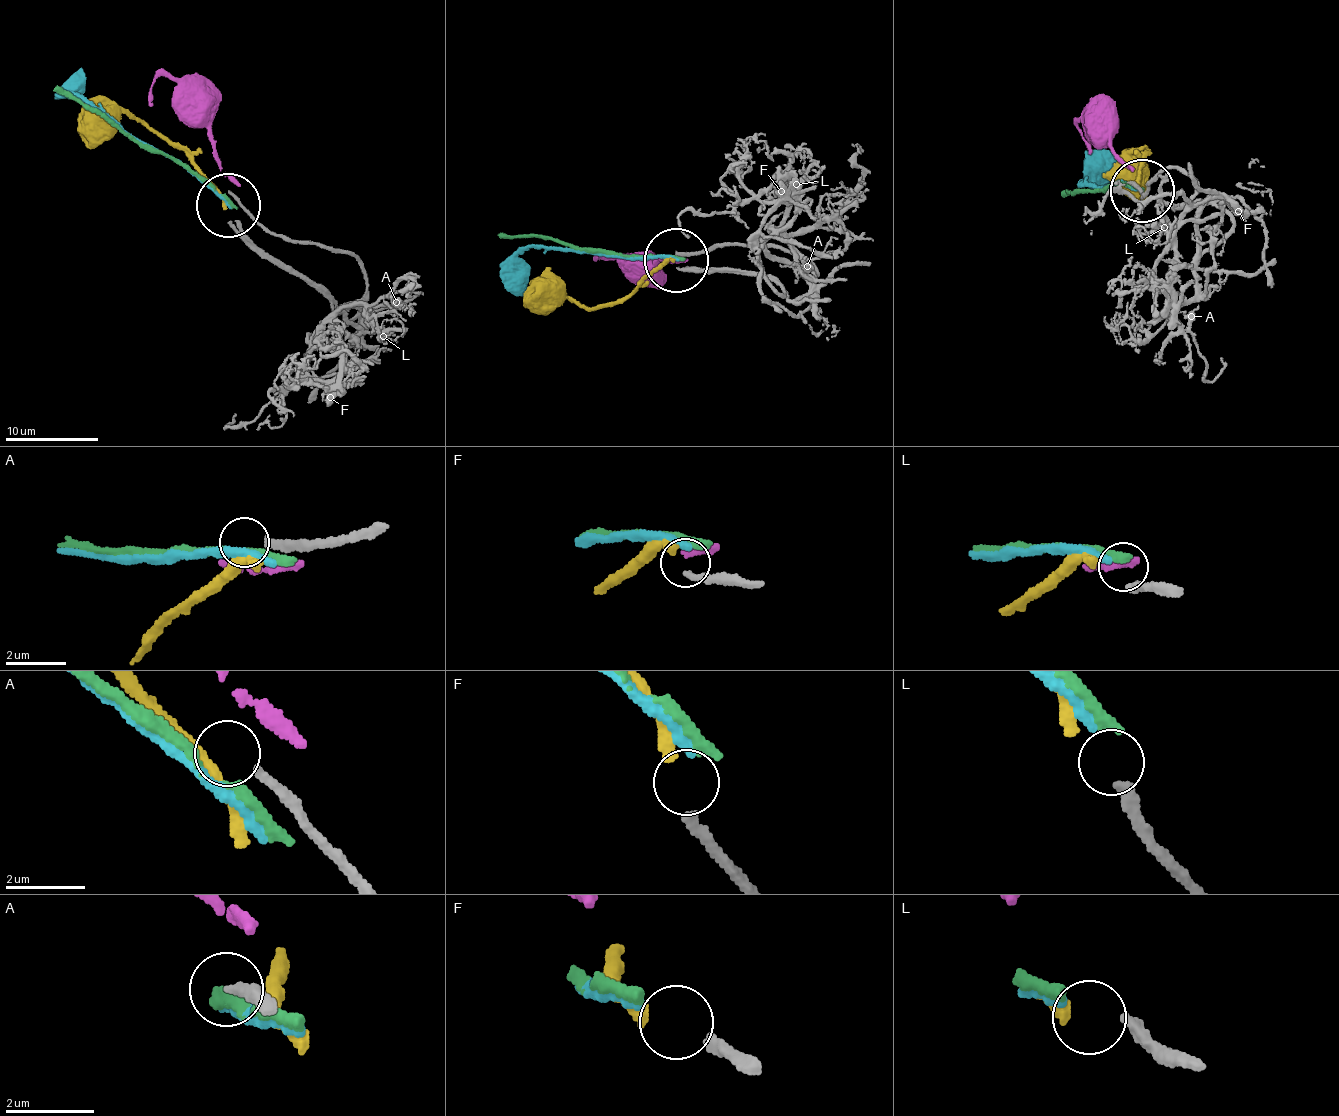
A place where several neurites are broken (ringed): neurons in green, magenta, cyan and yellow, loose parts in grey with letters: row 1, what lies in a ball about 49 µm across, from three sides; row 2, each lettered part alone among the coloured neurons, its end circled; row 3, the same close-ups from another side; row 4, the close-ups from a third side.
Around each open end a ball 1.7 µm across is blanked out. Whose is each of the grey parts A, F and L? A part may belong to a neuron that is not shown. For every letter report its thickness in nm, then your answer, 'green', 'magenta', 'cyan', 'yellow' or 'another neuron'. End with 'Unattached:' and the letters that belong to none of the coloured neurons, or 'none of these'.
A: 260 nm thick; another neuron
F: 240 nm thick; yellow
L: 280 nm thick; cyan
Unattached: A

